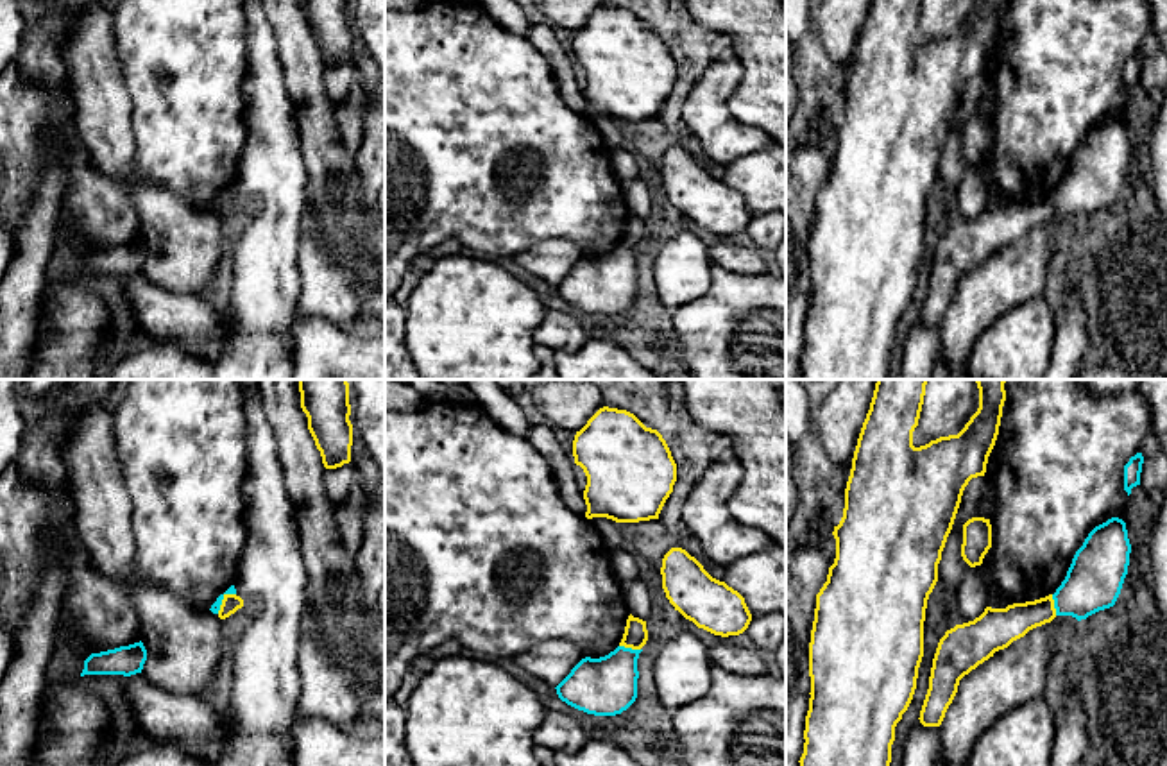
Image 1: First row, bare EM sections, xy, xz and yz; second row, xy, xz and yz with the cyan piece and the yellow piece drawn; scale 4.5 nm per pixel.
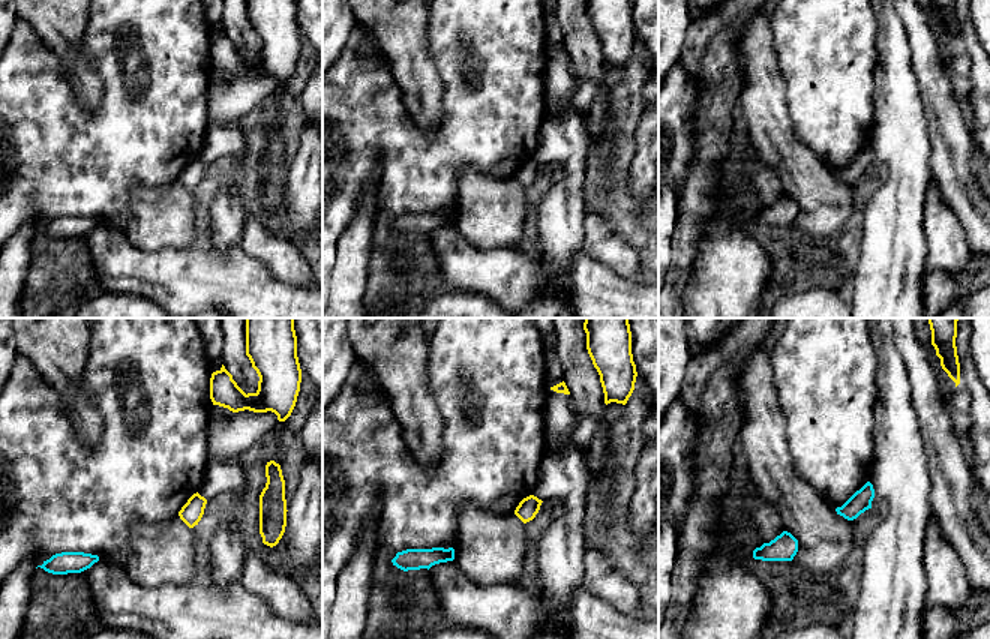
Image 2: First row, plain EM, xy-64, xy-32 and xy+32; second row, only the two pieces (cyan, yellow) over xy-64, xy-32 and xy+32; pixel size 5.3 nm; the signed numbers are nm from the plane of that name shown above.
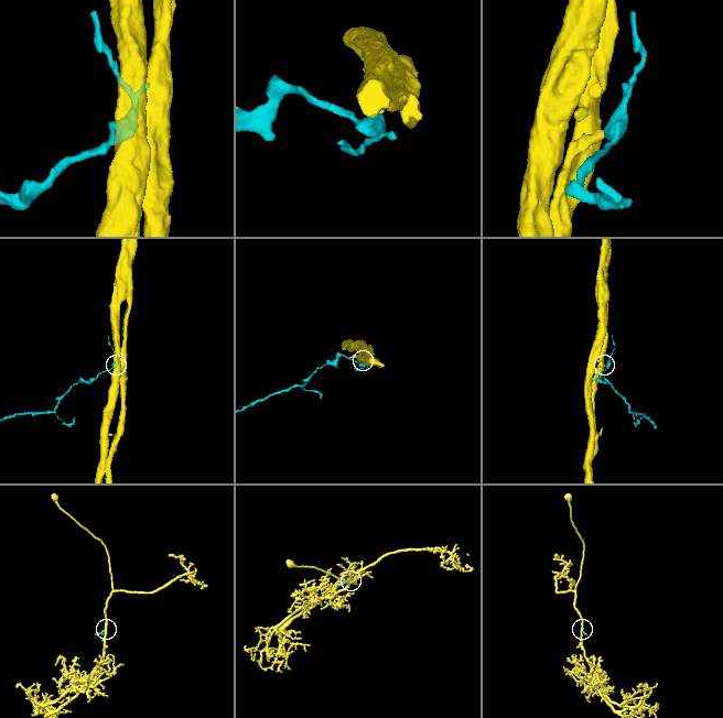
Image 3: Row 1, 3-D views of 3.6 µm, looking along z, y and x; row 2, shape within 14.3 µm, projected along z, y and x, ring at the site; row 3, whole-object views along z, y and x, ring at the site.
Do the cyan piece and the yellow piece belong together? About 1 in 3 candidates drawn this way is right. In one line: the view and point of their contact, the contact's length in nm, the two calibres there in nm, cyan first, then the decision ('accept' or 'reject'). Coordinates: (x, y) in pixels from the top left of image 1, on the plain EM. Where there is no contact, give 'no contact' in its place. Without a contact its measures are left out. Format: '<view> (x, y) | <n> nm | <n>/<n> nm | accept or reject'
xy (222, 197) | 130 nm | 50/80 nm | reject

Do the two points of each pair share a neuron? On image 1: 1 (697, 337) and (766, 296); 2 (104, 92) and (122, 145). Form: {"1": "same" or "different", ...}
{"1": "same", "2": "same"}

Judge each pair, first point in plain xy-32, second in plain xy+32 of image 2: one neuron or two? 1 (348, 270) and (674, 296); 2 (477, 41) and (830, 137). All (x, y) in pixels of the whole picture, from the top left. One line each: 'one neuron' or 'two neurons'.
1: one neuron
2: one neuron

